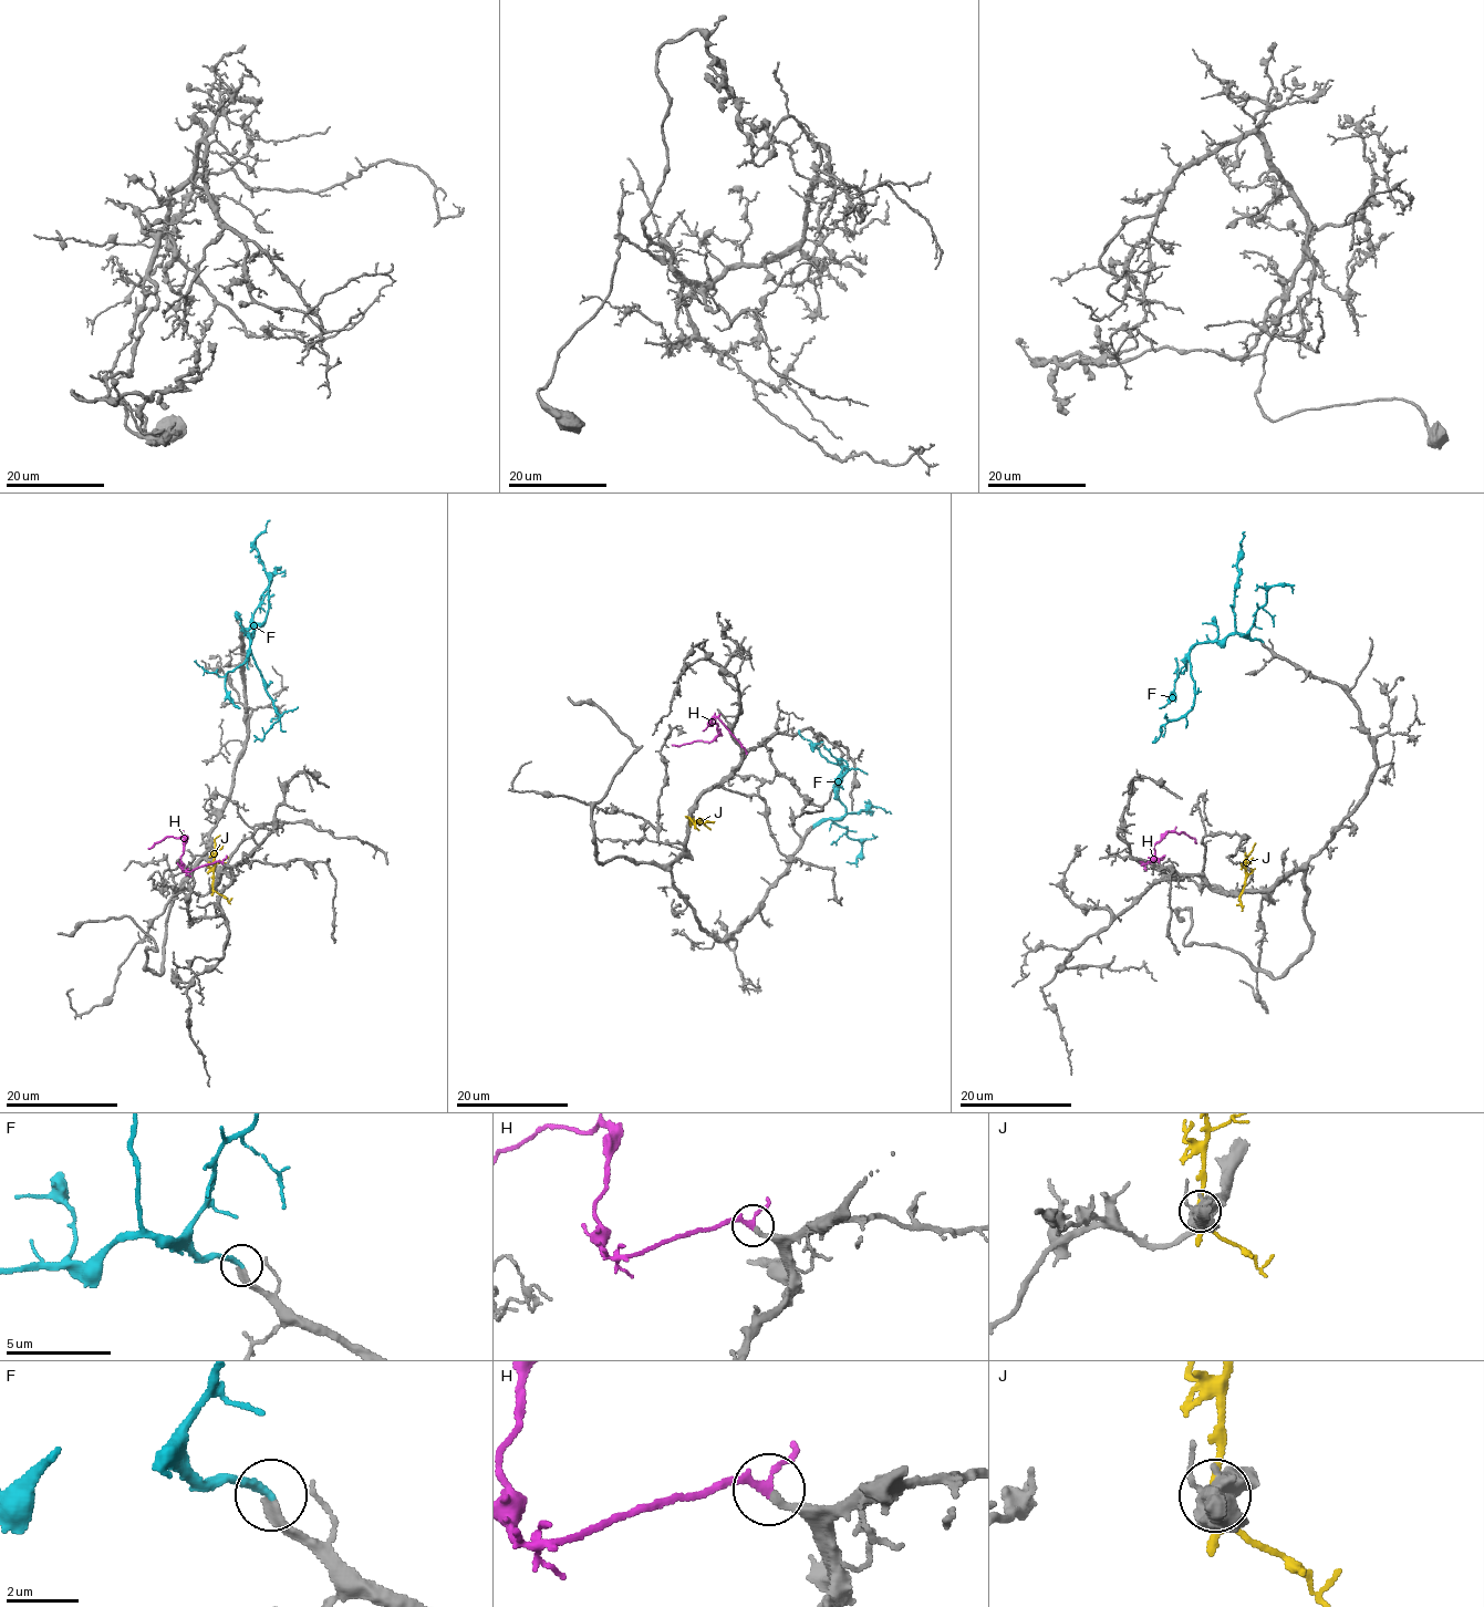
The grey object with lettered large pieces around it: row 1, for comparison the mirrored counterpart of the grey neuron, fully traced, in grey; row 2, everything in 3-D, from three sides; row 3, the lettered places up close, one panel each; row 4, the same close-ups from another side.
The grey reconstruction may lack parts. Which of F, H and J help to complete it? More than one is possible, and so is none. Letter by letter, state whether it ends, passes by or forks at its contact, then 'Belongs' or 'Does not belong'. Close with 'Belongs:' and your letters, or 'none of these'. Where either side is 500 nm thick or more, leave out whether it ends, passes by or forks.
F: It ends there. Belongs
H: It passes by. Does not belong
J: It forks there. Does not belong
Belongs: F

